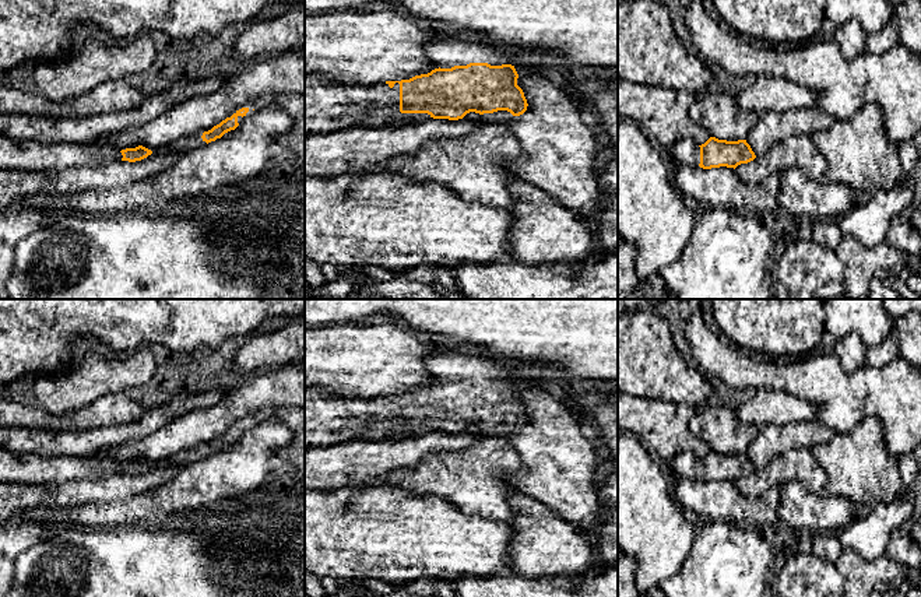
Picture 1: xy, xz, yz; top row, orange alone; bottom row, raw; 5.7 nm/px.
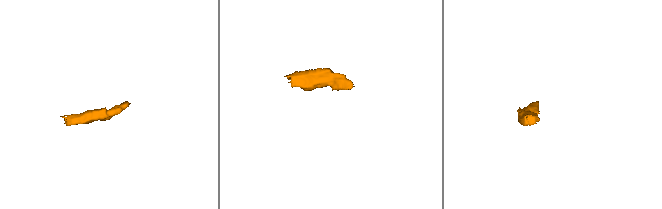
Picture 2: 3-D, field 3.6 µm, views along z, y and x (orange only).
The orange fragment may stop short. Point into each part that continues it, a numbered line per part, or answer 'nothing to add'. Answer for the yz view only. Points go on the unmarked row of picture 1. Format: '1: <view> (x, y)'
1: yz (686, 464)

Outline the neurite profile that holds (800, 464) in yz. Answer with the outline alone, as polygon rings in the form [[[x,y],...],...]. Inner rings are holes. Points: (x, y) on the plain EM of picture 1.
[[[801,447],[777,456],[748,477],[738,478],[735,485],[745,499],[752,499],[791,480],[802,482],[813,492],[820,492],[827,481],[827,471],[818,463],[809,447]]]

